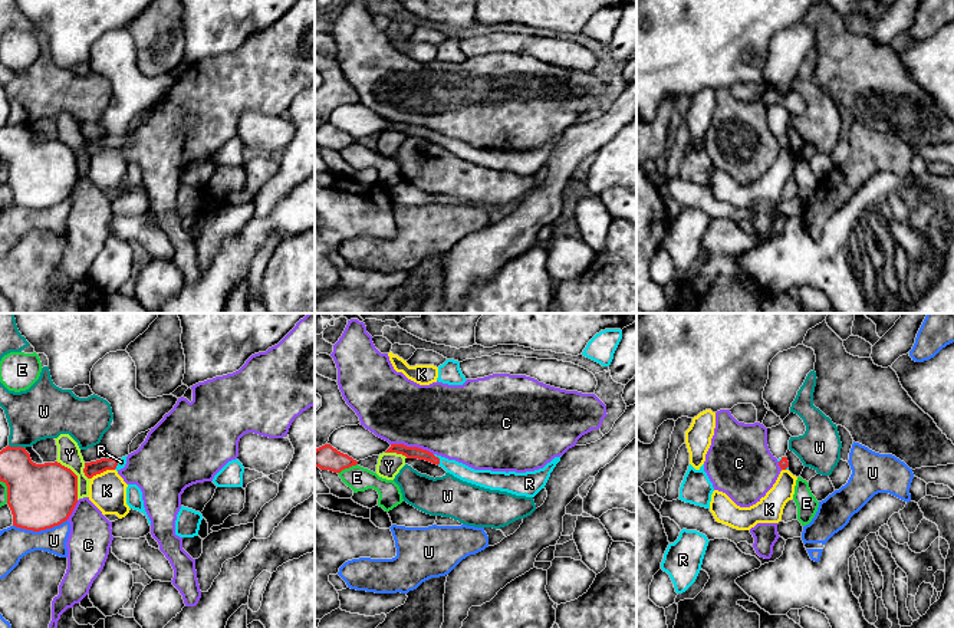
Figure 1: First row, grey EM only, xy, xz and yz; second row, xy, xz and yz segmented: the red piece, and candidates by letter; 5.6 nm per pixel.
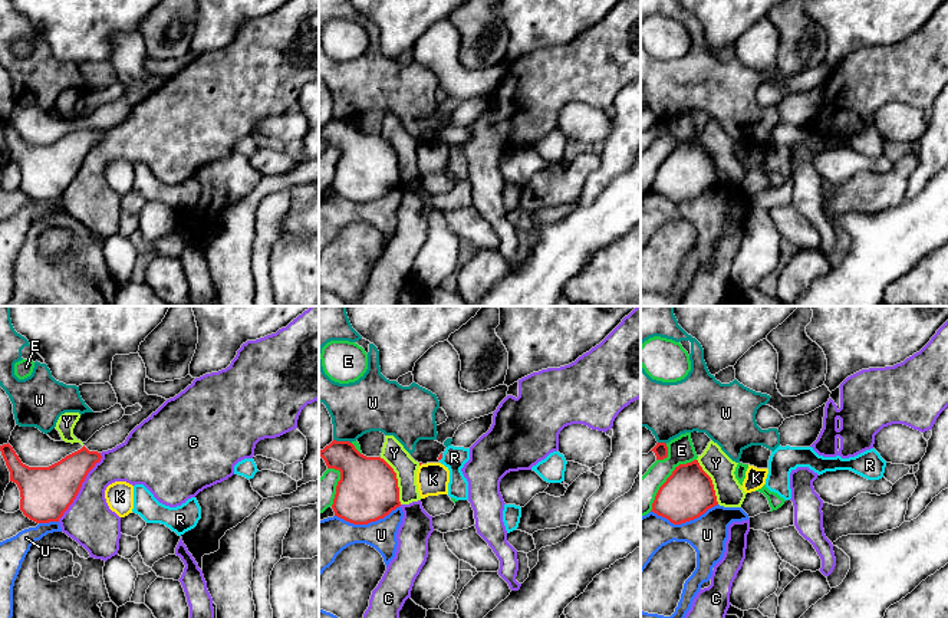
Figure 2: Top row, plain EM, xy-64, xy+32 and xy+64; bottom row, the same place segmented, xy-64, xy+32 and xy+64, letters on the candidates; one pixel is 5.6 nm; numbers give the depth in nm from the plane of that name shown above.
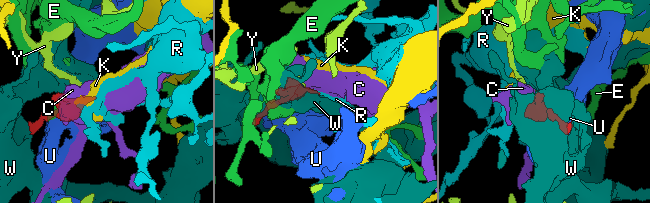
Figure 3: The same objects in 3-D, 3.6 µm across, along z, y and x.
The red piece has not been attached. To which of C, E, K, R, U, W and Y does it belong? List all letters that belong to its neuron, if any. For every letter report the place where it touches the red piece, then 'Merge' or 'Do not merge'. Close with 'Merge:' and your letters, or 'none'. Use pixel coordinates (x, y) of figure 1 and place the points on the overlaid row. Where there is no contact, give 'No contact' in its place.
C: Touches red at xz (413, 447). Do not merge
E: Touches red at xz (346, 467). Do not merge
K: Touches red at xy (102, 472). Do not merge
R: Touches red at xz (438, 459). Merge
U: Touches red at xy (39, 530). Do not merge
W: Touches red at xy (17, 447). Do not merge
Y: Touches red at xy (76, 477). Do not merge
Merge: R

